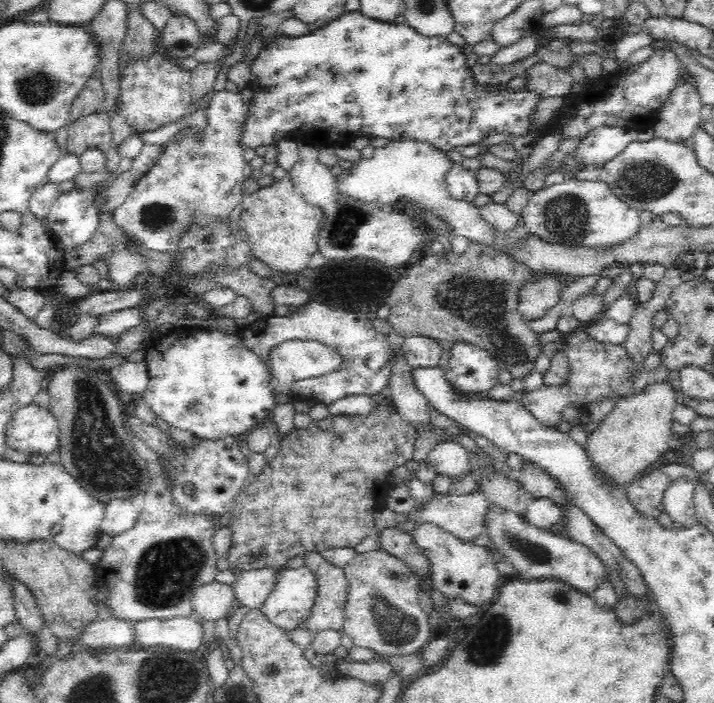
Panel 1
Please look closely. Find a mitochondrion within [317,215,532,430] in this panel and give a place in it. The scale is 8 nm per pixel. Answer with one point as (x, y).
(483, 302)

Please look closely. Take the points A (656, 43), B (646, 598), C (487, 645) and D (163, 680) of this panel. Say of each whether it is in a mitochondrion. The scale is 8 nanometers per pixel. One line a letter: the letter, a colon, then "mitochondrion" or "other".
A: other
B: other
C: mitochondrion
D: mitochondrion

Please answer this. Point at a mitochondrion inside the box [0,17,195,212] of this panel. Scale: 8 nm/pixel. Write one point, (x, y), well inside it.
(37, 88)

